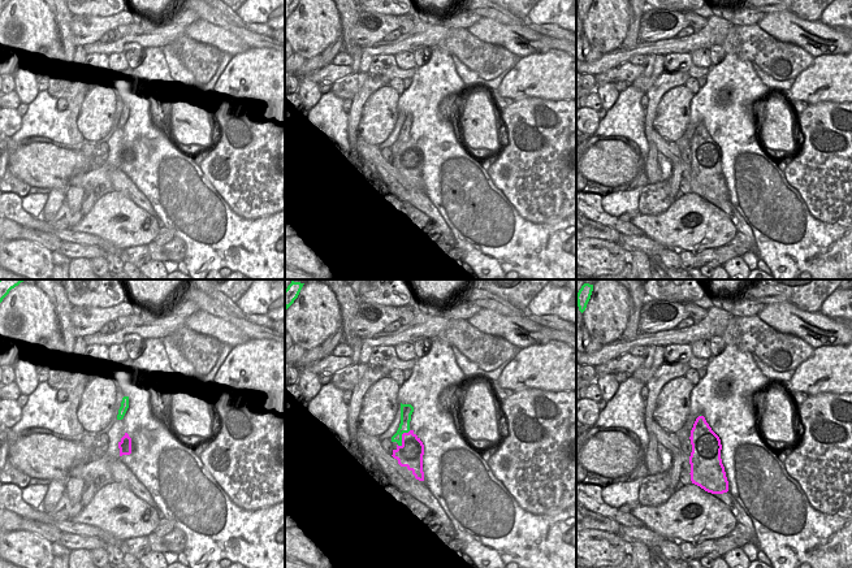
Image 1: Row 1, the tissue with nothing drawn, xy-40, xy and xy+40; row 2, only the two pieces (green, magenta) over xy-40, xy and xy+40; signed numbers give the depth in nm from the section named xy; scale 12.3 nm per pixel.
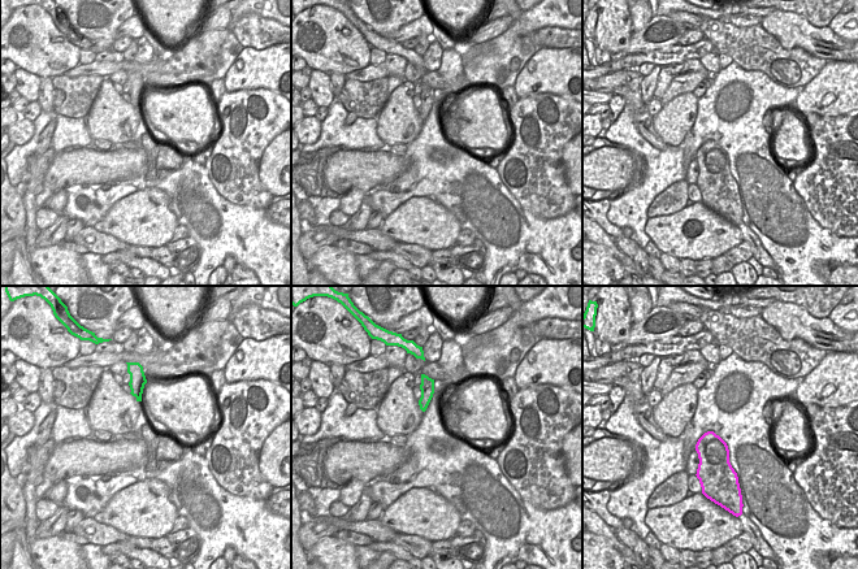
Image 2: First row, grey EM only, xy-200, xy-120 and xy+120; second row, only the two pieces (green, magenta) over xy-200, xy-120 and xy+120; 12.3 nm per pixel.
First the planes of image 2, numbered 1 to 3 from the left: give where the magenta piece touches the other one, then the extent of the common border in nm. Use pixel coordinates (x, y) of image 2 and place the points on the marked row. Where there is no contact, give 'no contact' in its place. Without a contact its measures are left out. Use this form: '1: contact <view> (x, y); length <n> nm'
1: no contact
2: no contact
3: no contact

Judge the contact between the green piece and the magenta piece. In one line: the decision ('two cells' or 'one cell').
one cell

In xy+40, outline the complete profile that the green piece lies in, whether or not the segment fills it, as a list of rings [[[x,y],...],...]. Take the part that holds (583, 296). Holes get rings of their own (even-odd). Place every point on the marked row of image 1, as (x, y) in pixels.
[[[584,283],[581,286],[581,289],[579,290],[579,292],[576,294],[576,302],[578,302],[578,307],[579,307],[579,311],[583,313],[587,308],[587,304],[591,299],[591,295],[592,295],[592,291],[593,291],[593,285],[589,285],[589,283]]]

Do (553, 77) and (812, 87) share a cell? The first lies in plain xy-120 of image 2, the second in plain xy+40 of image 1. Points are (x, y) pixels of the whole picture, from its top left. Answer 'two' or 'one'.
one

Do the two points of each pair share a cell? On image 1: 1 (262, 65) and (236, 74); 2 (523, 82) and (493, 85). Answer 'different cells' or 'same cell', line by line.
1: same cell
2: different cells

